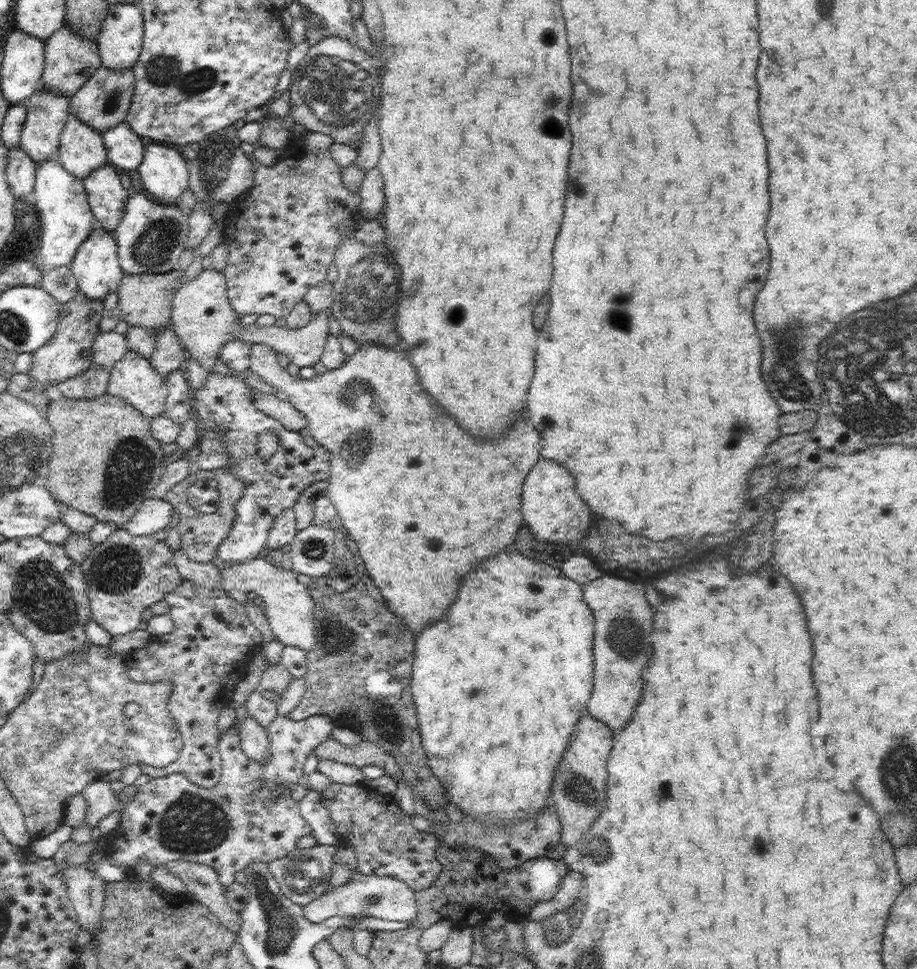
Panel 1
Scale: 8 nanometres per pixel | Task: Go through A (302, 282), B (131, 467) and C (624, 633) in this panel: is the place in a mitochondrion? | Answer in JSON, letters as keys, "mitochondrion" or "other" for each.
{"A":"other","B":"mitochondrion","C":"mitochondrion"}

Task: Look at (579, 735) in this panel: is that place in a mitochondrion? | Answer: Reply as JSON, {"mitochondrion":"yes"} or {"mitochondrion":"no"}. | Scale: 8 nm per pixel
{"mitochondrion":"no"}

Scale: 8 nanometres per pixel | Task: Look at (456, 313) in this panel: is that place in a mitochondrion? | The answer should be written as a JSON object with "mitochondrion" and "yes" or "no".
{"mitochondrion":"yes"}

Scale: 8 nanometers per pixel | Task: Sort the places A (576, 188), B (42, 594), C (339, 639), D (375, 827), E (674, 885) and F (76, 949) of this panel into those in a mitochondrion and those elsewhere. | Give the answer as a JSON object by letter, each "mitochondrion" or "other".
{"A":"other","B":"mitochondrion","C":"mitochondrion","D":"other","E":"other","F":"other"}

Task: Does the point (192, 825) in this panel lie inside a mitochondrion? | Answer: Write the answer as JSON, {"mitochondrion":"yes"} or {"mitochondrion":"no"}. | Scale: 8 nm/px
{"mitochondrion":"yes"}

